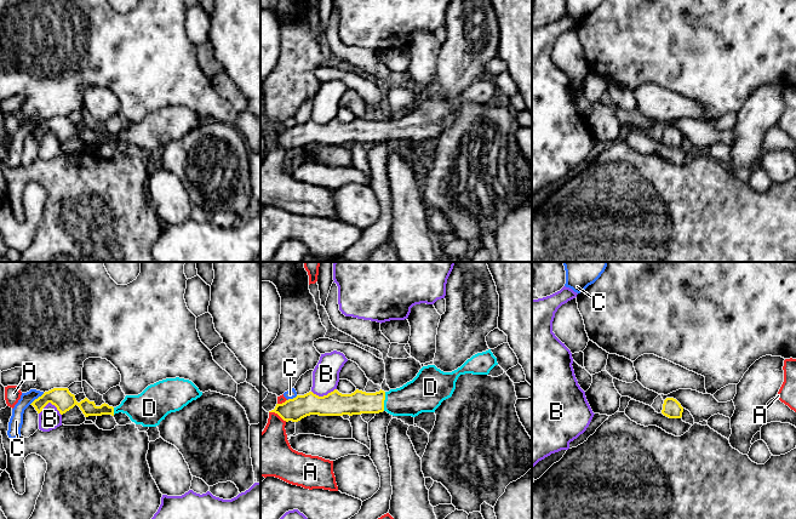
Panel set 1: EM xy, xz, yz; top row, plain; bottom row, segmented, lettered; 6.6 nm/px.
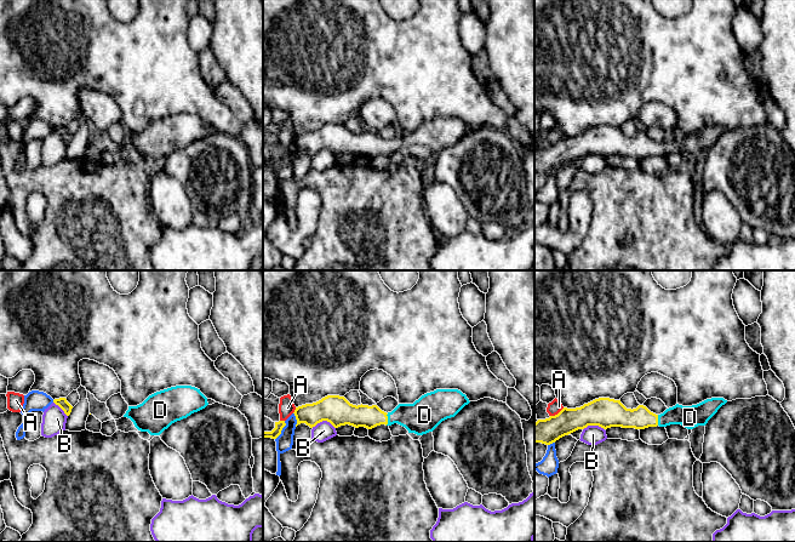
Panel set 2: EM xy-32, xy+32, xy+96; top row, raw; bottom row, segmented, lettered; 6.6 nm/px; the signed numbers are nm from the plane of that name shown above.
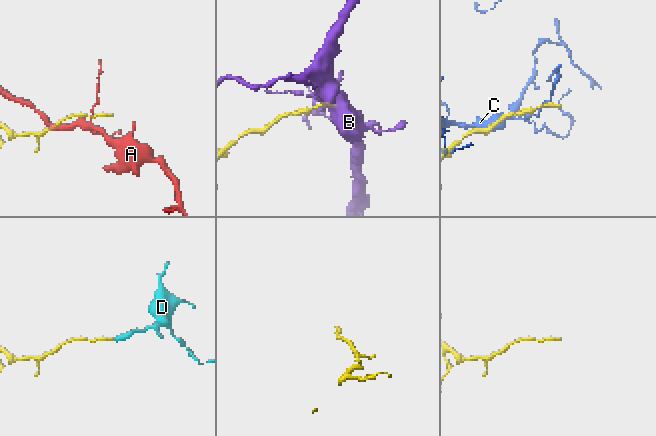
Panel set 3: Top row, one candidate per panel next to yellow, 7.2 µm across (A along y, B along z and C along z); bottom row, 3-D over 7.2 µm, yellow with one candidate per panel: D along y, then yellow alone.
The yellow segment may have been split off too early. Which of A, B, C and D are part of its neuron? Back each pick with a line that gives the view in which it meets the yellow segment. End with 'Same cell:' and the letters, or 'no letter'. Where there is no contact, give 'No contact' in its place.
D: Touches yellow in xz
Same cell: D

